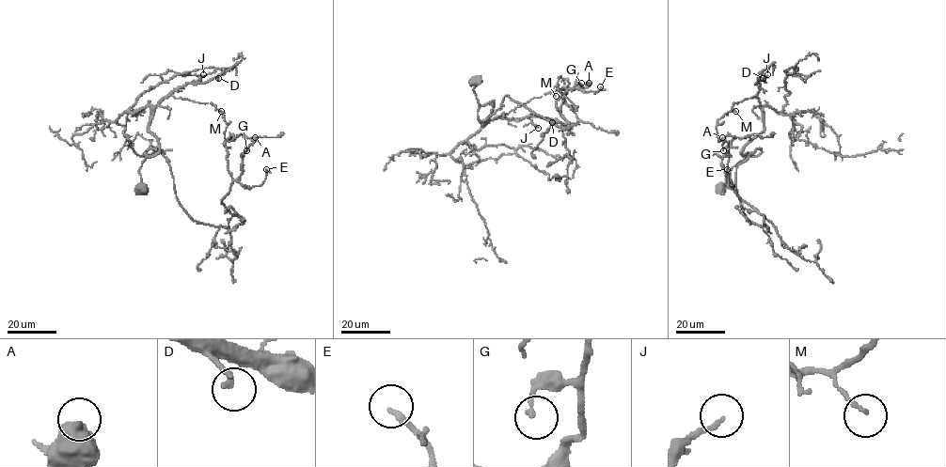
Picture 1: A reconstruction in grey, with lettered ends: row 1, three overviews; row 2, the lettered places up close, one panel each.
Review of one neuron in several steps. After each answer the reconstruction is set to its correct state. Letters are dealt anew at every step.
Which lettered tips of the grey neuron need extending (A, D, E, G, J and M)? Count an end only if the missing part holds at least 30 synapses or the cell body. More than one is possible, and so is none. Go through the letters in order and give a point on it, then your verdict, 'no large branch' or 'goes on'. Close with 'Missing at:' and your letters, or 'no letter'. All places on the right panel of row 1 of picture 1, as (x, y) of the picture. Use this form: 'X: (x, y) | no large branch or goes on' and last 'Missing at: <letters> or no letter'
A: (722, 137) | no large branch
D: (763, 78) | no large branch
E: (727, 169) | no large branch
G: (723, 150) | no large branch
J: (767, 74) | no large branch
M: (735, 111) | no large branch
Missing at: no letter

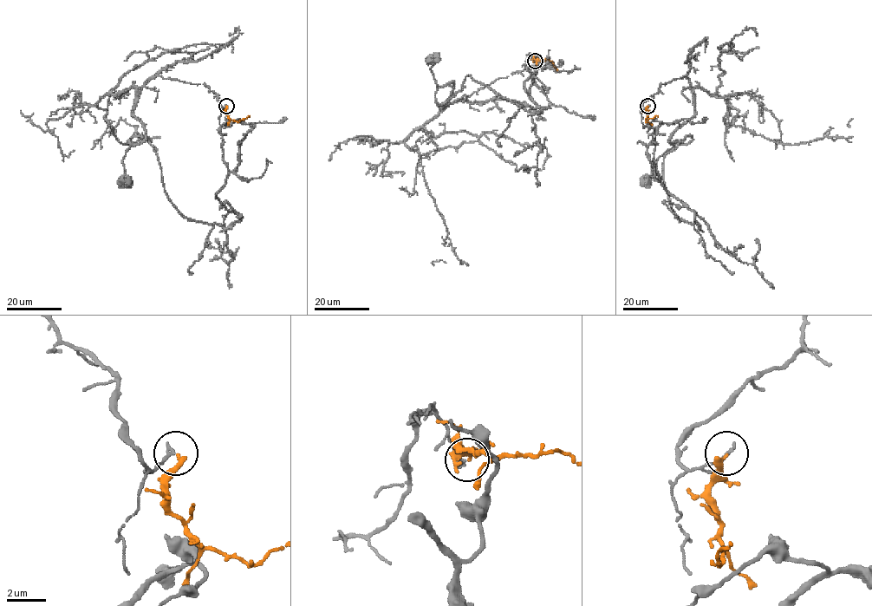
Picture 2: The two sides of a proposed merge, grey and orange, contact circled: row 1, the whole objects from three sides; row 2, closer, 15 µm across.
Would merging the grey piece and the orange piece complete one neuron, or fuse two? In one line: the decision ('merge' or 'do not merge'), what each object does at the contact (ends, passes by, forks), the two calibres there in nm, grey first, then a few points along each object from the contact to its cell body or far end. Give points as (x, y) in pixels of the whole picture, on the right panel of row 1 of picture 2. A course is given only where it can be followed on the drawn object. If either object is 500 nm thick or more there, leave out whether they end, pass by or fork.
do not merge; grey ends there; orange ends there; 180 nm thick on the grey side, 300 nm on the other; grey runs (647, 107), (640, 105), (660, 84), (685, 75), (688, 80), (694, 114), (675, 130), (671, 148), (644, 181); orange runs (647, 107), (647, 122), (650, 118), (658, 116)

